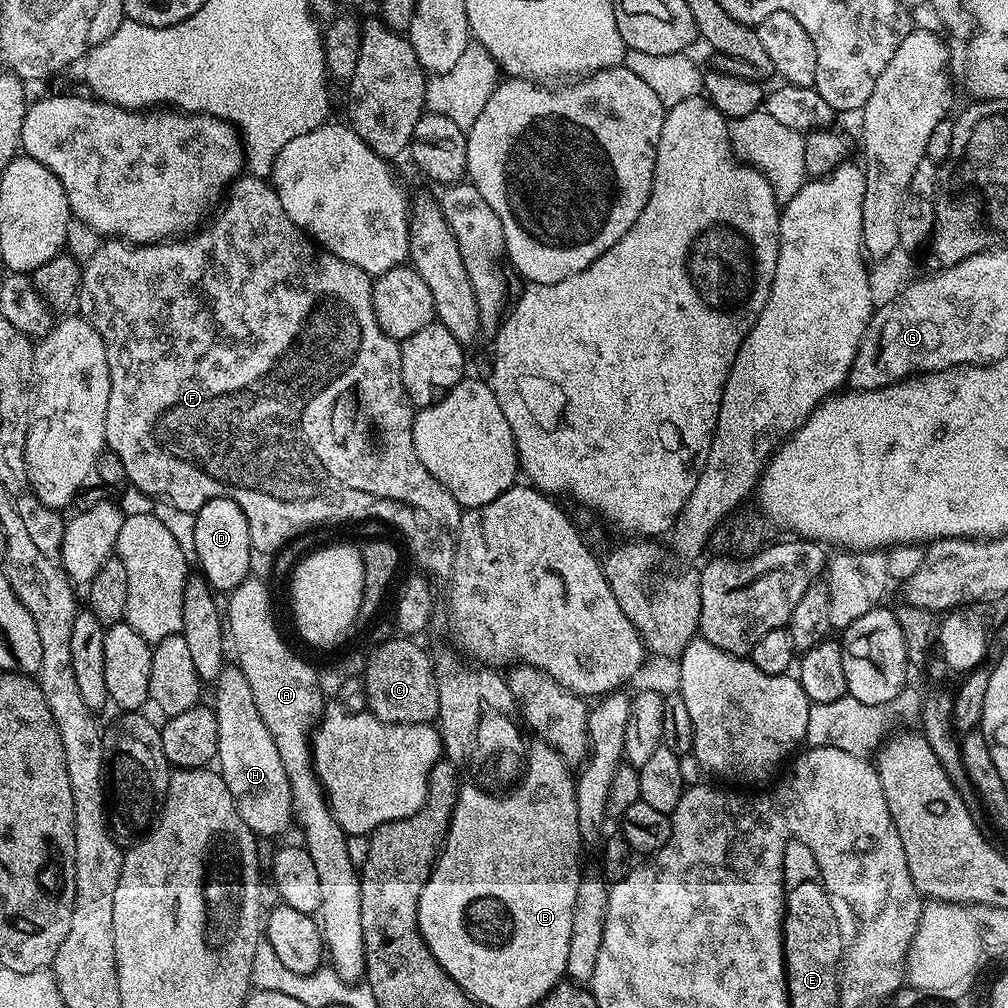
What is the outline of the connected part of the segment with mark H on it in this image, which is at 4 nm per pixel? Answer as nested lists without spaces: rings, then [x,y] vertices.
[[[225,666],[220,671],[214,691],[214,711],[218,722],[218,774],[230,790],[238,814],[242,814],[242,822],[246,822],[257,837],[280,836],[294,824],[292,787],[286,778],[282,758],[278,758],[278,746],[274,746],[274,738],[270,738],[266,722],[262,722],[262,714],[258,714],[258,702],[254,702],[254,694],[244,673],[236,666]]]

